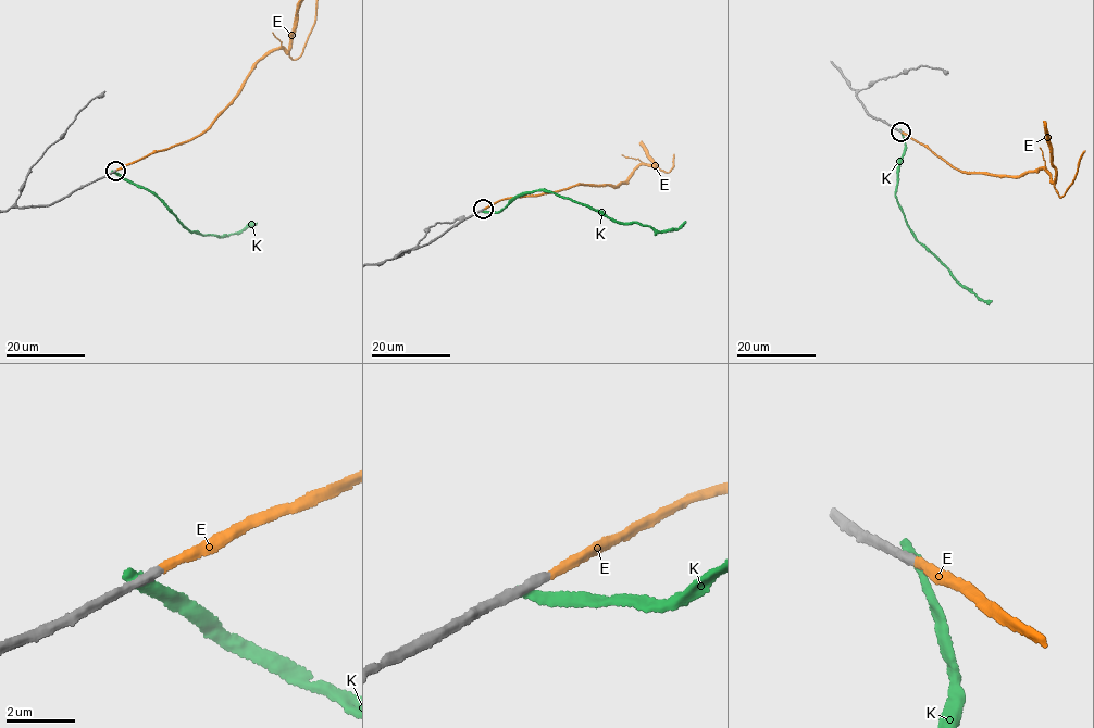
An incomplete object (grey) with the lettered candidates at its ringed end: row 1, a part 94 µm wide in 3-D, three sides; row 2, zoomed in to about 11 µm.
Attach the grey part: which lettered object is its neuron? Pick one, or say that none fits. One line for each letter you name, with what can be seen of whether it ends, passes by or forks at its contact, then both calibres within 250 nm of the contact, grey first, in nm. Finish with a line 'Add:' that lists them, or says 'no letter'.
E: it ends | 280/240 nm
Add: E

